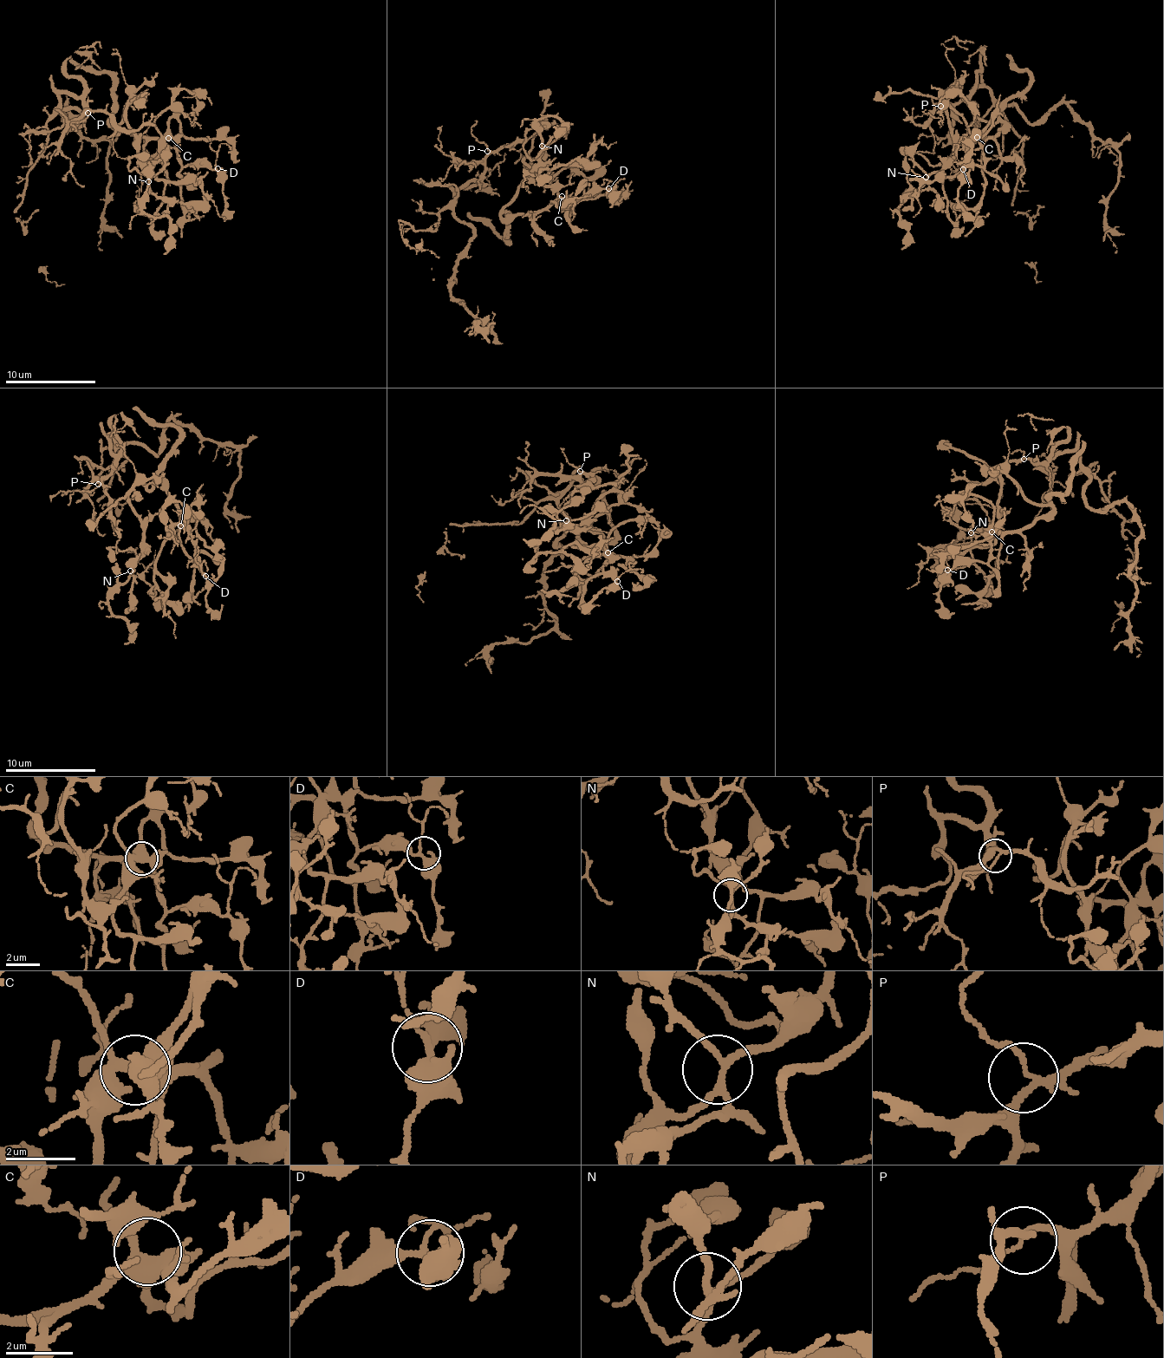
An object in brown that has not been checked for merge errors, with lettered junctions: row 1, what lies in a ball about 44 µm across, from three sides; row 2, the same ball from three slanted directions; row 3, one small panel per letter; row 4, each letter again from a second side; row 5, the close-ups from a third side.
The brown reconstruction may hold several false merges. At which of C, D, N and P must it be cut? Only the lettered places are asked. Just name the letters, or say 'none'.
none

